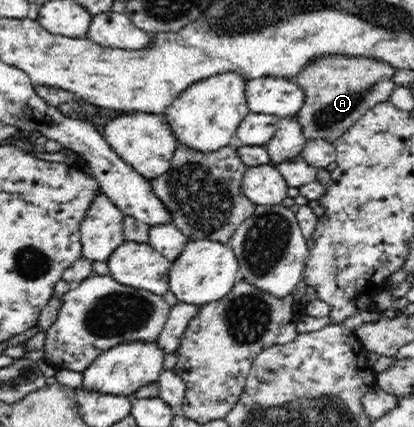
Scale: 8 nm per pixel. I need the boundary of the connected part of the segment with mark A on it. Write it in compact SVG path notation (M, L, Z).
M322 54L310 60L294 77L305 92L304 105L297 115L304 137L307 140L336 141L363 118L366 112L389 101L392 91L398 87L393 79L397 70L383 60L367 56Z

